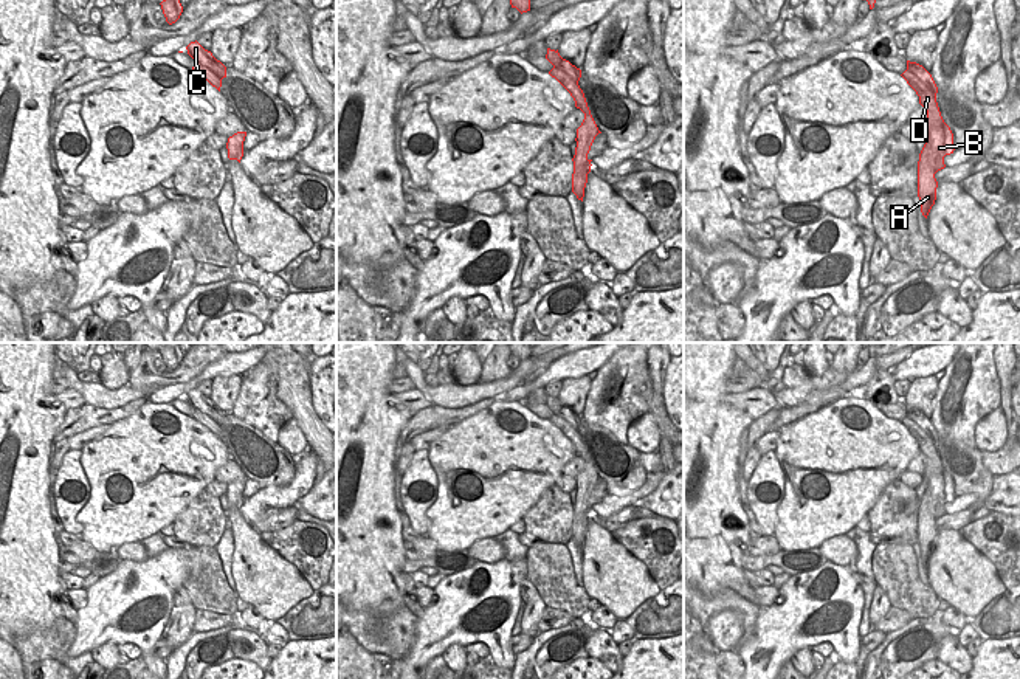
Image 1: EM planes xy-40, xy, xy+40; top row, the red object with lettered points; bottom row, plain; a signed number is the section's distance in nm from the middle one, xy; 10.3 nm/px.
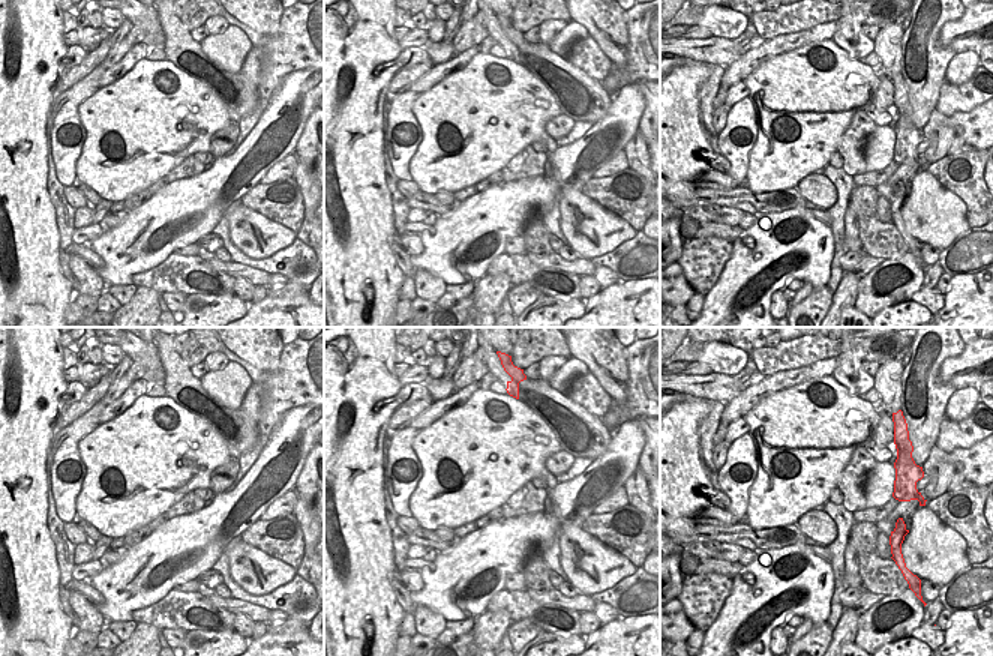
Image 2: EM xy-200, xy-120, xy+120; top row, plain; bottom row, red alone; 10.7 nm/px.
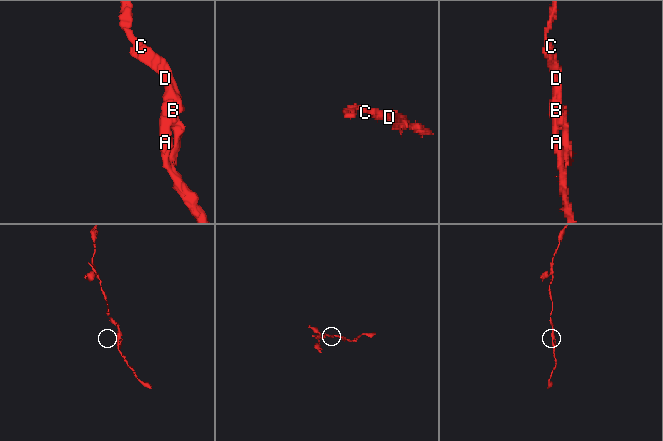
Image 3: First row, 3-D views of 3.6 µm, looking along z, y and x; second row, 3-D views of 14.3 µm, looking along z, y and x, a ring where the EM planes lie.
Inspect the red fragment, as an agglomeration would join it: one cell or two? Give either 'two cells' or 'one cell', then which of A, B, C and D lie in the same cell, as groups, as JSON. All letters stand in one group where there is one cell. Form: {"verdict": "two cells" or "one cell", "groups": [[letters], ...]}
{"verdict": "two cells", "groups": [["A"], ["B", "C", "D"]]}

